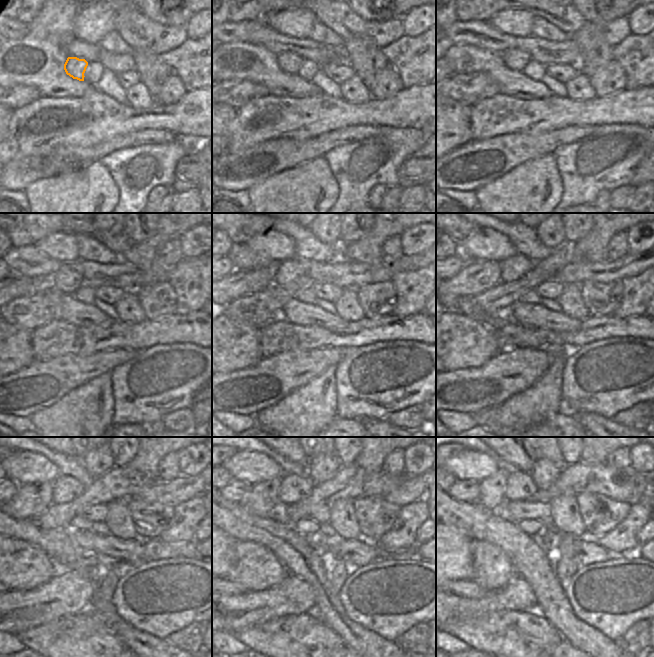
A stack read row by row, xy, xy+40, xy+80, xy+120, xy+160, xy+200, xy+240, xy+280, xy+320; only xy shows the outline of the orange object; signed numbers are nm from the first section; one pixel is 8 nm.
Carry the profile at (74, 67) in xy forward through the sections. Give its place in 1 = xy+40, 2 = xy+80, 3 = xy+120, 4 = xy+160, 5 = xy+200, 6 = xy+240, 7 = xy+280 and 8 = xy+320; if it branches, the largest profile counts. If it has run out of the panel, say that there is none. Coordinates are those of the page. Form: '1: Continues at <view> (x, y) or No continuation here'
1: Continues at xy+40 (288, 61)
2: Continues at xy+80 (515, 59)
3: Continues at xy+120 (67, 280)
4: Continues at xy+160 (289, 270)
5: Continues at xy+200 (516, 266)
6: Continues at xy+240 (65, 488)
7: Continues at xy+280 (293, 488)
8: Continues at xy+320 (520, 486).

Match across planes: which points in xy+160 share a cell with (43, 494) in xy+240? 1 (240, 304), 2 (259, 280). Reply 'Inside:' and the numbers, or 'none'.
Inside: 2

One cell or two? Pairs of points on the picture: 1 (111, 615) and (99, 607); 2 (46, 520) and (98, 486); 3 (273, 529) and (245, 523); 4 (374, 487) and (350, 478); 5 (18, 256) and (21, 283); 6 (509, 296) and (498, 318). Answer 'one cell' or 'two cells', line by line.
1: one cell
2: one cell
3: one cell
4: one cell
5: two cells
6: two cells

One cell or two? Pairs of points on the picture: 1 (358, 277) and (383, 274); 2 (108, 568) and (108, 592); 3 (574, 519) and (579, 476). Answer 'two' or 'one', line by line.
1: one
2: one
3: two

